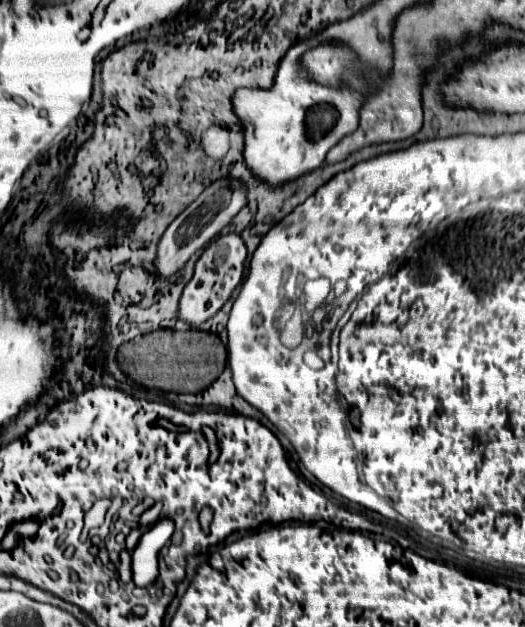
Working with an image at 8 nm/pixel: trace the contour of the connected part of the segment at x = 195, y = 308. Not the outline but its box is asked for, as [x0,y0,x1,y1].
[178,234,246,326]

